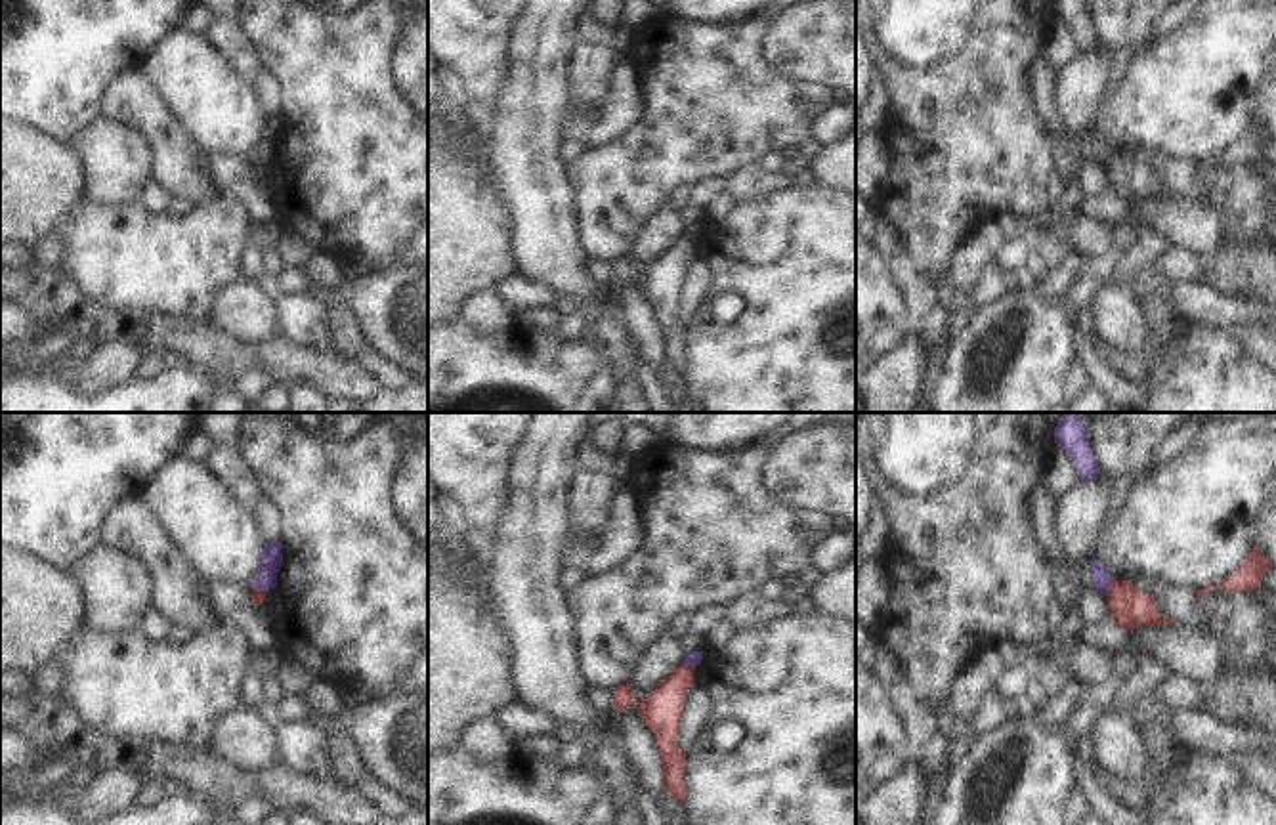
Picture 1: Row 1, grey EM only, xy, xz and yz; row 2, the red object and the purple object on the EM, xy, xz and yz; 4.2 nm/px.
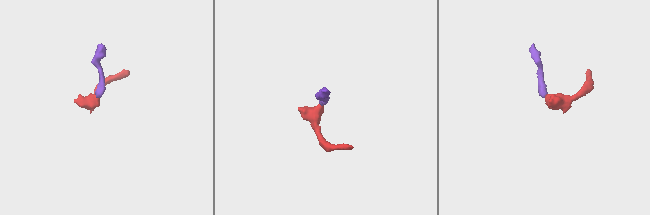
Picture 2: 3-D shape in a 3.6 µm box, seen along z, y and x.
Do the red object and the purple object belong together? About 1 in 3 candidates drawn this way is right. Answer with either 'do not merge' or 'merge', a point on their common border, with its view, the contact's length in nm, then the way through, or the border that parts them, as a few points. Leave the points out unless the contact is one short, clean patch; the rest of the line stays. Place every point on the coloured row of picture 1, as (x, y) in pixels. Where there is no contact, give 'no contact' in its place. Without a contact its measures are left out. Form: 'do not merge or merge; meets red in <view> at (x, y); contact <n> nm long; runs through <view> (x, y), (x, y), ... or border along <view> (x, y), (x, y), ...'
do not merge; meets red in yz at (1110, 587); contact 80 nm long; border along yz (1114, 579), (1105, 594)

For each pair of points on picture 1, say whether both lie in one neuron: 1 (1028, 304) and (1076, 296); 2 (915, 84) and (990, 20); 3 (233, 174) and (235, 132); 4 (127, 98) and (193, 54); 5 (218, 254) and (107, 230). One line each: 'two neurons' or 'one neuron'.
1: two neurons
2: one neuron
3: two neurons
4: two neurons
5: one neuron

